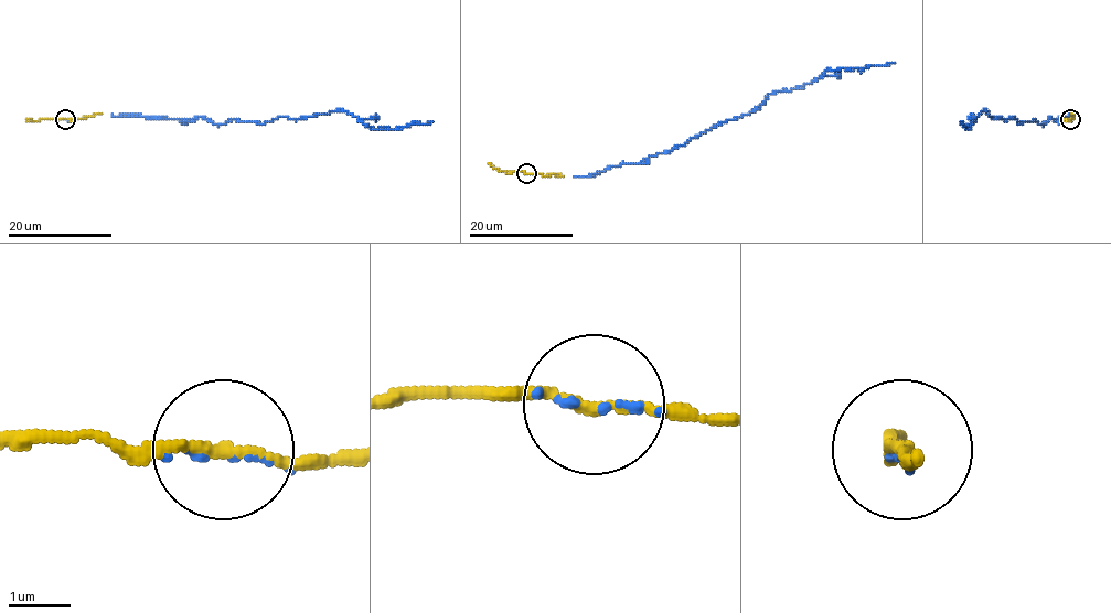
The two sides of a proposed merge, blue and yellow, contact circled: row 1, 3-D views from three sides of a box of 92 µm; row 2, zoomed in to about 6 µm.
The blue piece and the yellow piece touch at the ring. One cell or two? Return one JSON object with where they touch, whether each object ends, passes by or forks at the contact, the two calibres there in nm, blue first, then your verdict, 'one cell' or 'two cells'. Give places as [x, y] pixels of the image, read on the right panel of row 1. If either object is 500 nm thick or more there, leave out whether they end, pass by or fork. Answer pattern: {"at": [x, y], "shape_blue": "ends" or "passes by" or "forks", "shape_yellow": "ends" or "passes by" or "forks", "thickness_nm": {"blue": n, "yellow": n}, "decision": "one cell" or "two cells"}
{"at": [1070, 119], "shape_blue": "ends", "shape_yellow": "passes by", "thickness_nm": {"blue": 90, "yellow": 170}, "decision": "one cell"}

